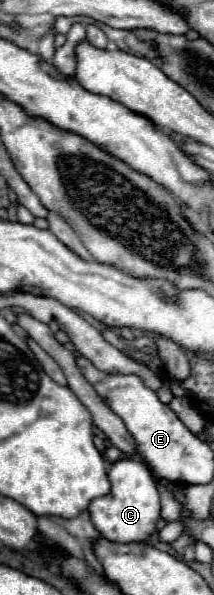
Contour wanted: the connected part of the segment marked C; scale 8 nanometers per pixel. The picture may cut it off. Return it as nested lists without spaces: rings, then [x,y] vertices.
[[[122,458],[110,466],[108,478],[112,484],[110,494],[92,500],[92,504],[88,508],[94,528],[106,540],[114,540],[120,544],[132,544],[132,542],[144,544],[144,542],[148,542],[150,536],[158,532],[156,524],[160,520],[160,496],[158,496],[156,480],[152,478],[150,470],[138,460]]]

